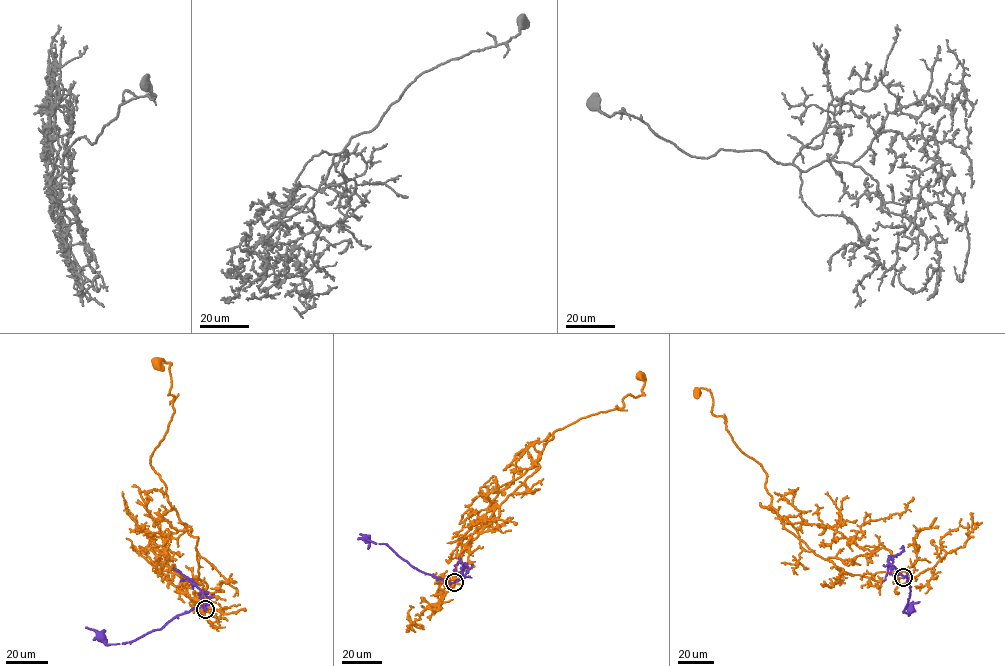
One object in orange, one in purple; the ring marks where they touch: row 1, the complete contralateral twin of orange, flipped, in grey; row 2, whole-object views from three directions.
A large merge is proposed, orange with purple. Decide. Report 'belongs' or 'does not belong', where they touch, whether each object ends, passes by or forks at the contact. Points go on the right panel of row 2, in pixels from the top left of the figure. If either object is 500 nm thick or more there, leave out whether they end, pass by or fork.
does not belong | (903, 577) | orange passes by | purple passes by

